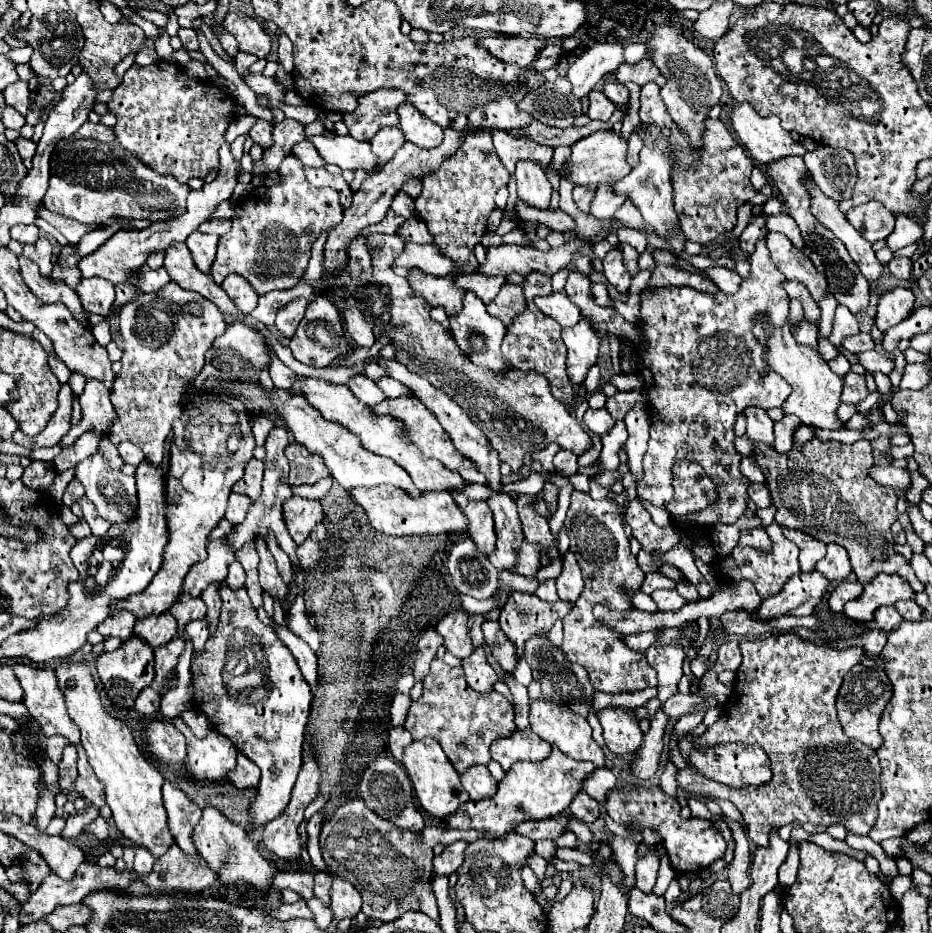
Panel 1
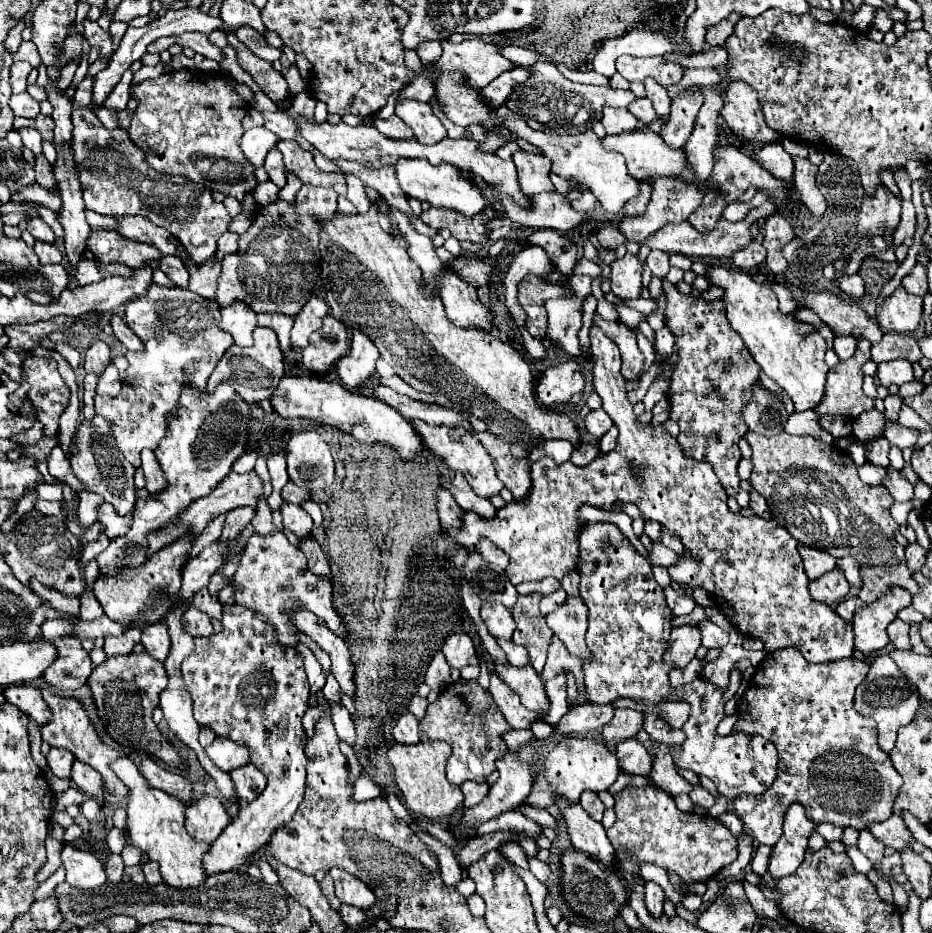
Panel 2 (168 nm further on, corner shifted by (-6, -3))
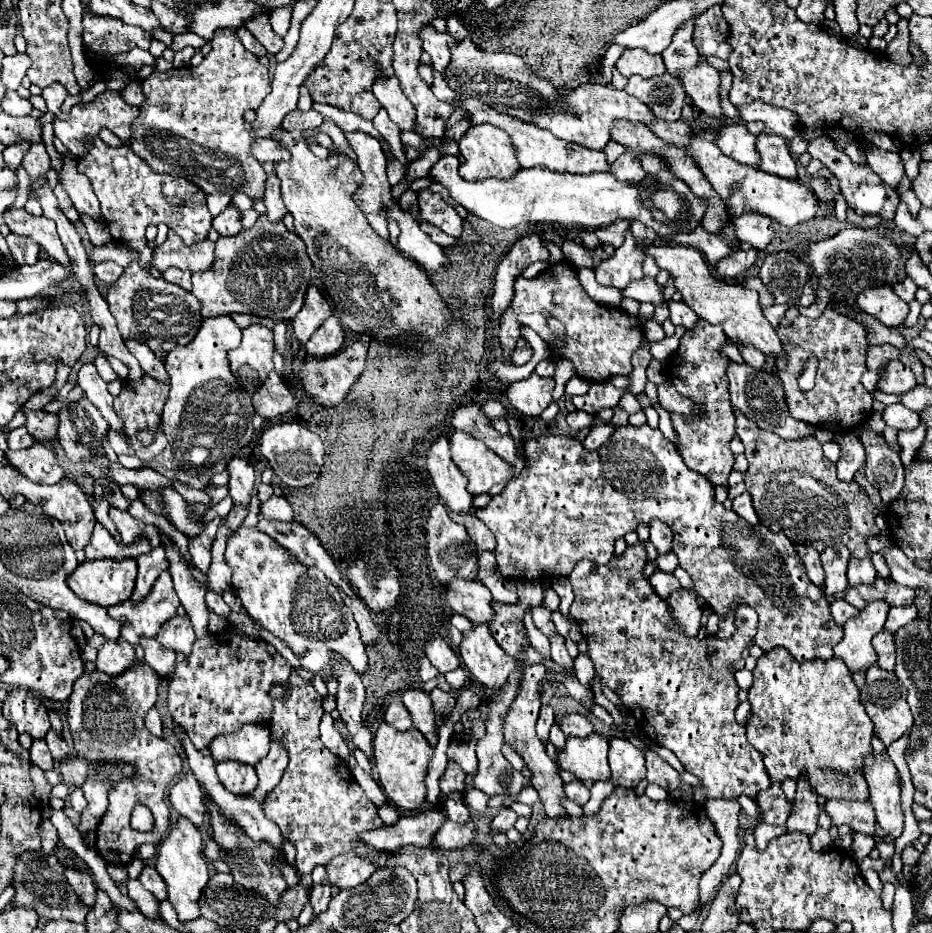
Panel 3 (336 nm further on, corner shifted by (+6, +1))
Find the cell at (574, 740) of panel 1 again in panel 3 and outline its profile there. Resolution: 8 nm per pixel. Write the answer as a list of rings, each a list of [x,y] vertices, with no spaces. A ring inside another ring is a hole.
[[[484,623],[474,625],[472,631],[464,631],[458,649],[464,667],[486,687],[500,689],[512,669],[516,669],[516,659],[504,653]]]

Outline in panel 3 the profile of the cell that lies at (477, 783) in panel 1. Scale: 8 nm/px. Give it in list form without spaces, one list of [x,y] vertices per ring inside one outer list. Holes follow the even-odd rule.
[[[450,793],[448,795],[448,799],[444,801],[444,811],[446,811],[446,817],[450,821],[460,823],[460,825],[468,823],[468,819],[470,819],[470,811],[464,805],[464,799],[460,797],[460,793]]]

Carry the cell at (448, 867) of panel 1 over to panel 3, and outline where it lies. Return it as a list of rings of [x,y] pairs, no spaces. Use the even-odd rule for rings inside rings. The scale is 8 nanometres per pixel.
[[[502,809],[494,819],[492,819],[492,831],[500,831],[500,833],[506,833],[510,827],[514,827],[518,815],[512,811],[512,809]]]

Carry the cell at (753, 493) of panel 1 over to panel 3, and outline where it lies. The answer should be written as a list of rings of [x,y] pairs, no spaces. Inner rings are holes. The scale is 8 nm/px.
[[[748,493],[738,495],[732,503],[734,503],[734,511],[736,511],[742,519],[746,519],[746,521],[752,523],[752,525],[758,523],[758,515],[756,515],[756,511],[754,511],[754,507],[752,507],[752,499],[750,499]]]

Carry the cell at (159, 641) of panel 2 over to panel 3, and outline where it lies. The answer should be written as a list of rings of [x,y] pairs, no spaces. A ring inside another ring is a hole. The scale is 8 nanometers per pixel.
[[[140,639],[140,645],[144,647],[144,661],[160,675],[168,675],[172,679],[174,675],[174,659],[176,659],[176,653],[174,651],[168,651],[164,647],[160,647],[160,643],[156,643],[156,639]]]

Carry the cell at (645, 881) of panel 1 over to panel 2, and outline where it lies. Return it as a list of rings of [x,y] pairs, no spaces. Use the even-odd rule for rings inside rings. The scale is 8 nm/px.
[[[654,881],[646,883],[646,907],[652,915],[662,915],[662,901],[664,901],[664,891],[660,885]]]

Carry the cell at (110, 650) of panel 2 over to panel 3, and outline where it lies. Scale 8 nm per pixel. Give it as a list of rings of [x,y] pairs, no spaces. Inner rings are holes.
[[[124,639],[106,641],[104,647],[98,651],[98,659],[96,659],[96,667],[112,677],[128,671],[128,667],[132,667],[132,663],[136,663],[134,647],[130,643],[126,643]]]

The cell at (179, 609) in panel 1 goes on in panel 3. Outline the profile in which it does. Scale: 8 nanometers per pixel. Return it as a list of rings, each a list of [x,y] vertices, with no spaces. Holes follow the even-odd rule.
[[[172,617],[168,619],[160,633],[156,635],[156,641],[164,647],[164,649],[172,649],[176,653],[184,653],[188,655],[188,651],[192,651],[194,645],[194,629],[192,623],[188,621],[188,617]]]

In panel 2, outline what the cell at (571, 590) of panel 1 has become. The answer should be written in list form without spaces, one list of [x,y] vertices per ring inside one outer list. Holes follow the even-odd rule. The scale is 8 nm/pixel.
[[[580,595],[568,597],[562,607],[546,615],[546,621],[554,631],[554,635],[560,637],[566,649],[576,657],[582,657],[582,655],[586,657],[586,643],[584,643],[586,619],[588,619],[588,609],[584,607],[584,601]]]

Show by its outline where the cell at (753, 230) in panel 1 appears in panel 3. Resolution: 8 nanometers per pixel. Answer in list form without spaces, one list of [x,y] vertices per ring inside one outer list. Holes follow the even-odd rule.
[[[738,249],[734,251],[732,255],[724,257],[718,265],[716,265],[716,273],[724,279],[734,279],[738,277],[740,273],[744,273],[746,269],[750,269],[754,263],[756,263],[756,257],[758,257],[758,251],[756,249]]]

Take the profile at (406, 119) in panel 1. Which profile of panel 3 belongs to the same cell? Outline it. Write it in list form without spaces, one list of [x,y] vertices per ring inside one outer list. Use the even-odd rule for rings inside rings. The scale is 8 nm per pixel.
[[[380,75],[380,79],[376,79],[376,83],[372,85],[372,91],[374,91],[376,99],[380,101],[380,105],[388,111],[390,119],[402,131],[410,131],[414,127],[416,111],[414,111],[412,103],[408,103],[408,99],[404,99],[404,93],[400,91],[396,75],[392,75],[392,77]]]

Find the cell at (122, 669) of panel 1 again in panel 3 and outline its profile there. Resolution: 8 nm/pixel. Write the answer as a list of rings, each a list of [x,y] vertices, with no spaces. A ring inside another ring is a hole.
[[[146,663],[132,665],[120,677],[108,677],[102,671],[86,671],[74,683],[74,691],[68,699],[68,727],[74,737],[74,765],[60,765],[60,775],[68,787],[80,789],[92,769],[78,769],[80,765],[98,767],[104,763],[128,763],[134,767],[134,775],[122,781],[116,781],[108,791],[110,807],[104,813],[96,829],[96,851],[106,863],[126,865],[134,859],[136,851],[144,843],[158,843],[164,837],[164,831],[172,825],[170,809],[166,805],[168,783],[182,773],[182,759],[174,745],[154,737],[146,725],[144,717],[156,703],[158,675]],[[136,803],[150,807],[154,815],[154,829],[150,833],[140,833],[132,829],[130,815]]]

